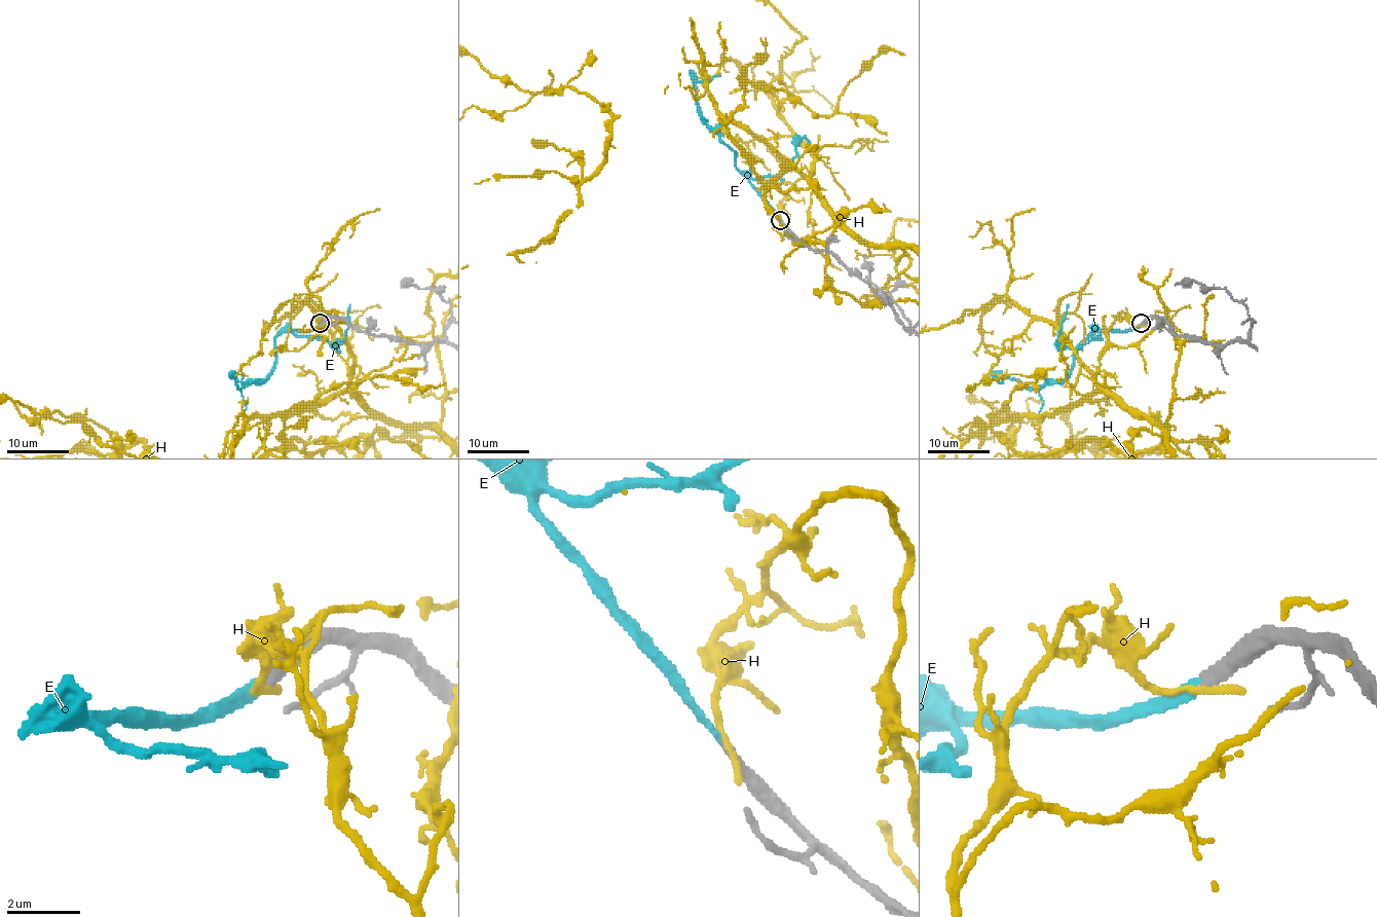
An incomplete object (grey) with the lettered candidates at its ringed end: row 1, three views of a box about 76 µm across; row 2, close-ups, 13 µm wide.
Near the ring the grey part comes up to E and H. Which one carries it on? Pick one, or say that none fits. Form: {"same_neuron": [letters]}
{"same_neuron": ["E"]}

